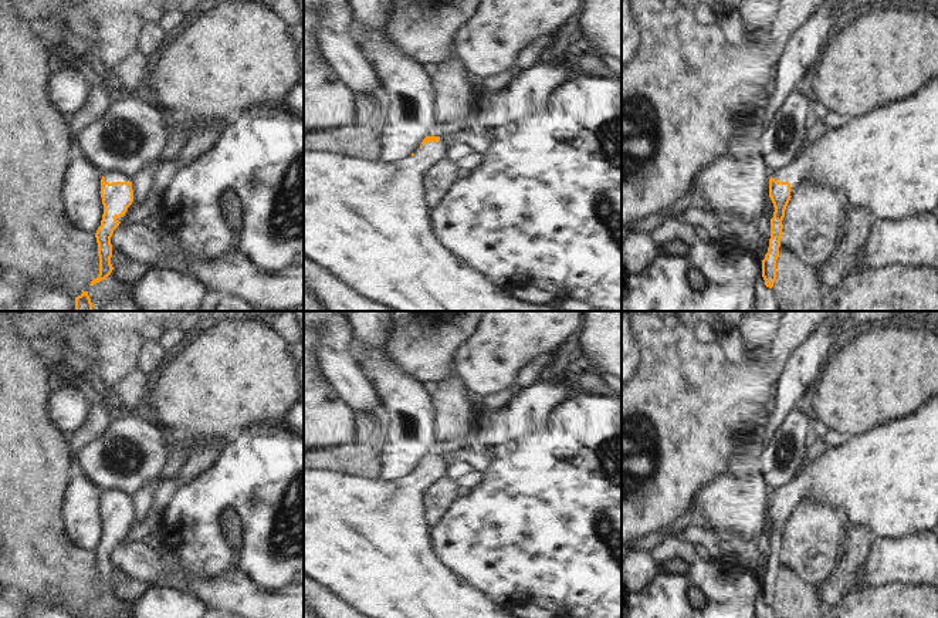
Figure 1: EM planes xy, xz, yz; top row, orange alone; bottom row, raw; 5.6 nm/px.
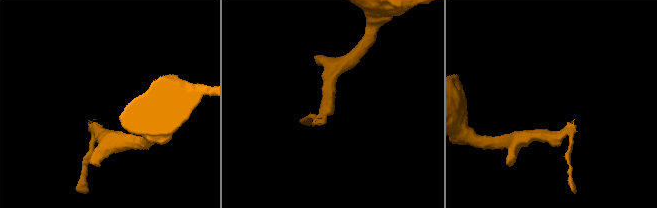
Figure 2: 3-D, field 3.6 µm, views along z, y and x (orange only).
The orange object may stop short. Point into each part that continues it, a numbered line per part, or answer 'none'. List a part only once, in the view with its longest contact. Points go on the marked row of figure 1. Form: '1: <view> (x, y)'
1: xy (111, 176)

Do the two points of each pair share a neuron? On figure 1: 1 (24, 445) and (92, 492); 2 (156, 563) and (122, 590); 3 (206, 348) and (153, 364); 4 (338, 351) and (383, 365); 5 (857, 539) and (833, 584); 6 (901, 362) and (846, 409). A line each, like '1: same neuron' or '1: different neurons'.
1: different neurons
2: different neurons
3: different neurons
4: different neurons
5: same neuron
6: same neuron

